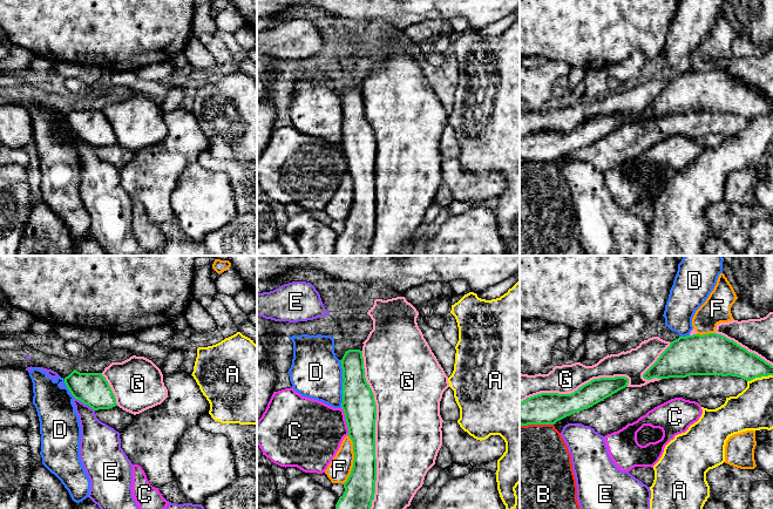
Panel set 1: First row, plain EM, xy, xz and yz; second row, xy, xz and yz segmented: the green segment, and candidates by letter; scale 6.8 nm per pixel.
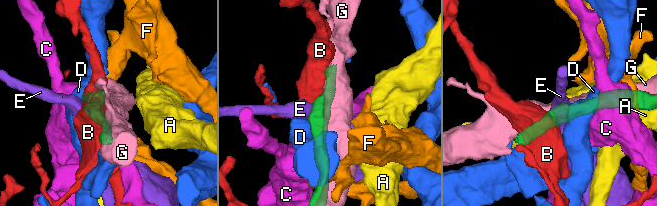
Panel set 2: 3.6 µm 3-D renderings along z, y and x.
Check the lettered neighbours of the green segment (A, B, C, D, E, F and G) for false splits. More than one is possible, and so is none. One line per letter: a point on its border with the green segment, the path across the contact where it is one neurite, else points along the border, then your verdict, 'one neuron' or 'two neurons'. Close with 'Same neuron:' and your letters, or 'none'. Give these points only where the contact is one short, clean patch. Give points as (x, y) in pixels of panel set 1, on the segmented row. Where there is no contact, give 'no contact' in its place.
A: meets green in yz at (759, 377); two neurons
B: meets green in yz at (536, 423); two neurons
C: meets green in xz at (346, 421); two neurons
D: meets green in xz at (343, 384); two neurons
E: meets green in xy at (85, 404); border along xy (74, 396), (94, 411); two neurons
F: meets green in xz at (354, 460); border along xz (348, 435), (352, 442), (353, 466), (348, 477), (343, 483); two neurons
G: meets green in xz at (374, 429); one neuron
Same neuron: G

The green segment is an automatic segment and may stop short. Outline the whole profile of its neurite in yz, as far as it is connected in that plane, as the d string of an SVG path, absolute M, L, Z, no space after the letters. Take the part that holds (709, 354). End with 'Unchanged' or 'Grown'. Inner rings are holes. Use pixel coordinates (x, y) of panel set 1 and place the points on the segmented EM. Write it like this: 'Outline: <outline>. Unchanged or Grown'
Outline: M693 334L671 341L643 378L690 375L731 375L751 381L773 375L773 366L721 334Z. Unchanged

